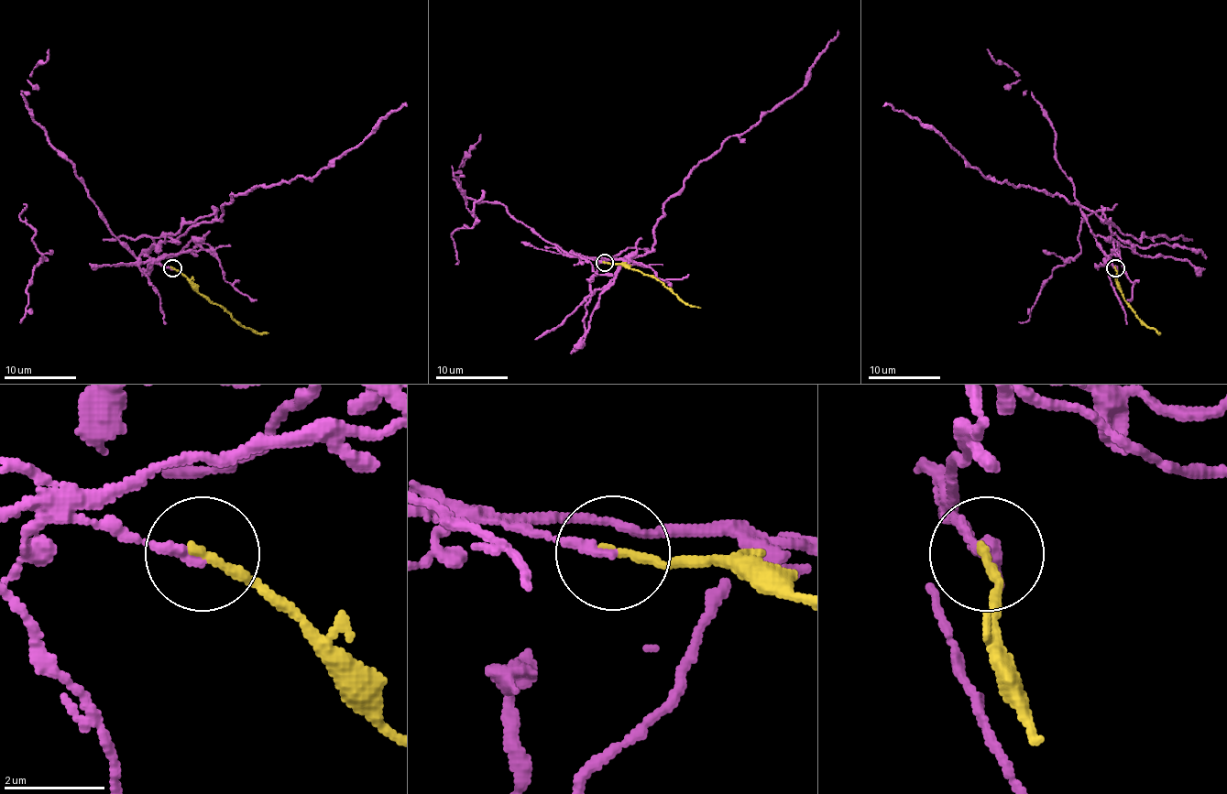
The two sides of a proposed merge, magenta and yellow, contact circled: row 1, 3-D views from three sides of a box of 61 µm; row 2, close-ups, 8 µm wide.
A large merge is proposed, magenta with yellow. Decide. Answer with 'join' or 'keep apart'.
keep apart

